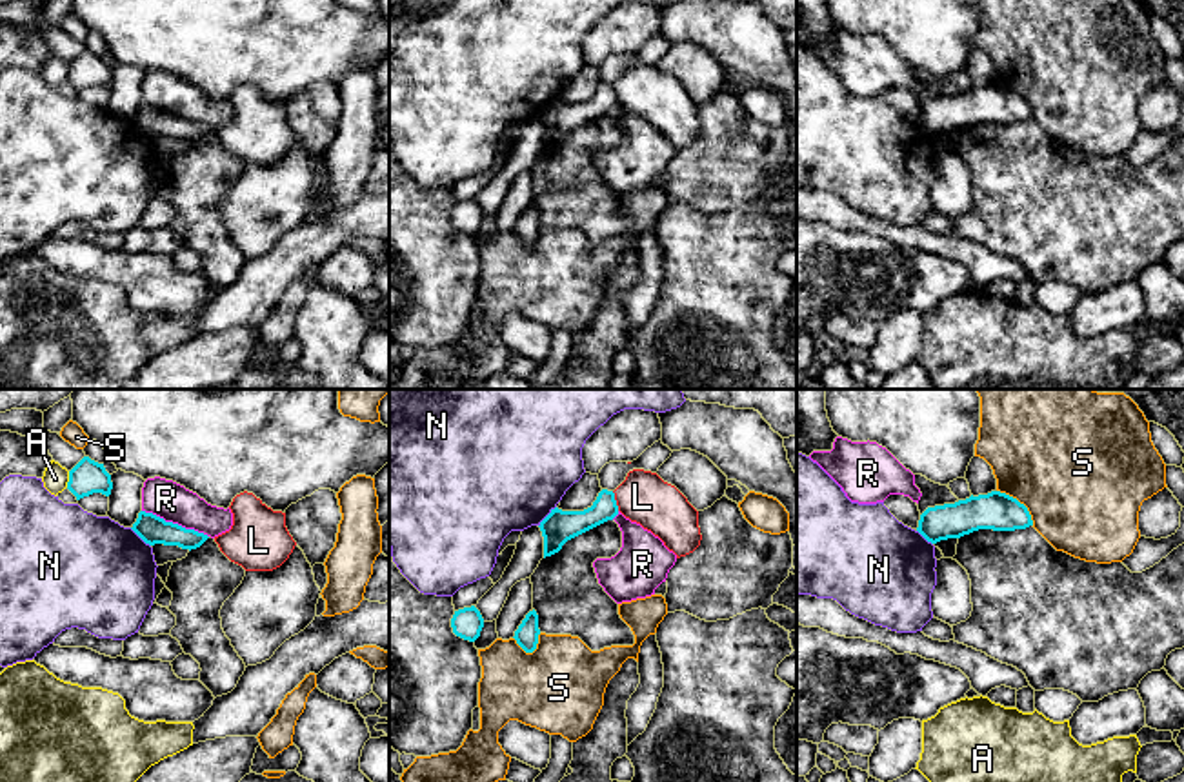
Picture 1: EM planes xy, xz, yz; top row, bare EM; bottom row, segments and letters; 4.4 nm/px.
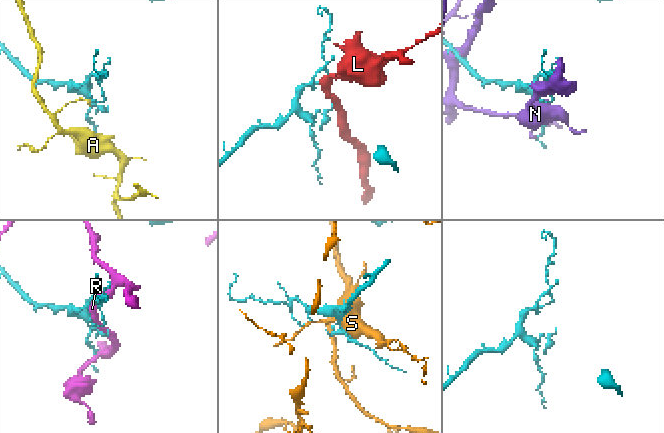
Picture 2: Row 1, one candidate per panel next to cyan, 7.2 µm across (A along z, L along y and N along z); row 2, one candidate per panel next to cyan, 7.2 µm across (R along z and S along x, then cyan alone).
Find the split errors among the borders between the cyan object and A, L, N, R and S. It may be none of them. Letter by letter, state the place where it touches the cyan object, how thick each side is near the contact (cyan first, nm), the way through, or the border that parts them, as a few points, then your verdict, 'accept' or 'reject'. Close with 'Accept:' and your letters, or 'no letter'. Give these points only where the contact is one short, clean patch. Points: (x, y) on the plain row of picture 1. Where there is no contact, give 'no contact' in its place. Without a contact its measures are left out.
A: meets cyan in xy at (70, 71); 150 nm thick on the cyan side, 120 nm on the other; border along xy (70, 64), (66, 79); reject
L: meets cyan in xz at (615, 93); 130 nm thick on the cyan side, 220 nm on the other; border along xz (612, 84), (619, 102); reject
N: meets cyan in xz at (546, 110); 150 nm thick on the cyan side, 480 nm on the other; reject
R: meets cyan in xy at (175, 117); 130 nm thick on the cyan side, 170 nm on the other; reject
S: meets cyan in yz at (1019, 95); 170 nm thick on the cyan side, 480 nm on the other; reject
Accept: no letter

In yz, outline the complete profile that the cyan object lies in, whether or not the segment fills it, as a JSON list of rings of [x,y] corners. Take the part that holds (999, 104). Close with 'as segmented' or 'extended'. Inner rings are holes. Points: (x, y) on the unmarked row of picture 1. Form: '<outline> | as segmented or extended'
[[[991,84],[955,96],[928,100],[917,124],[931,136],[960,131],[978,122],[1015,124],[1033,118],[1031,107],[1017,91]]] | as segmented

